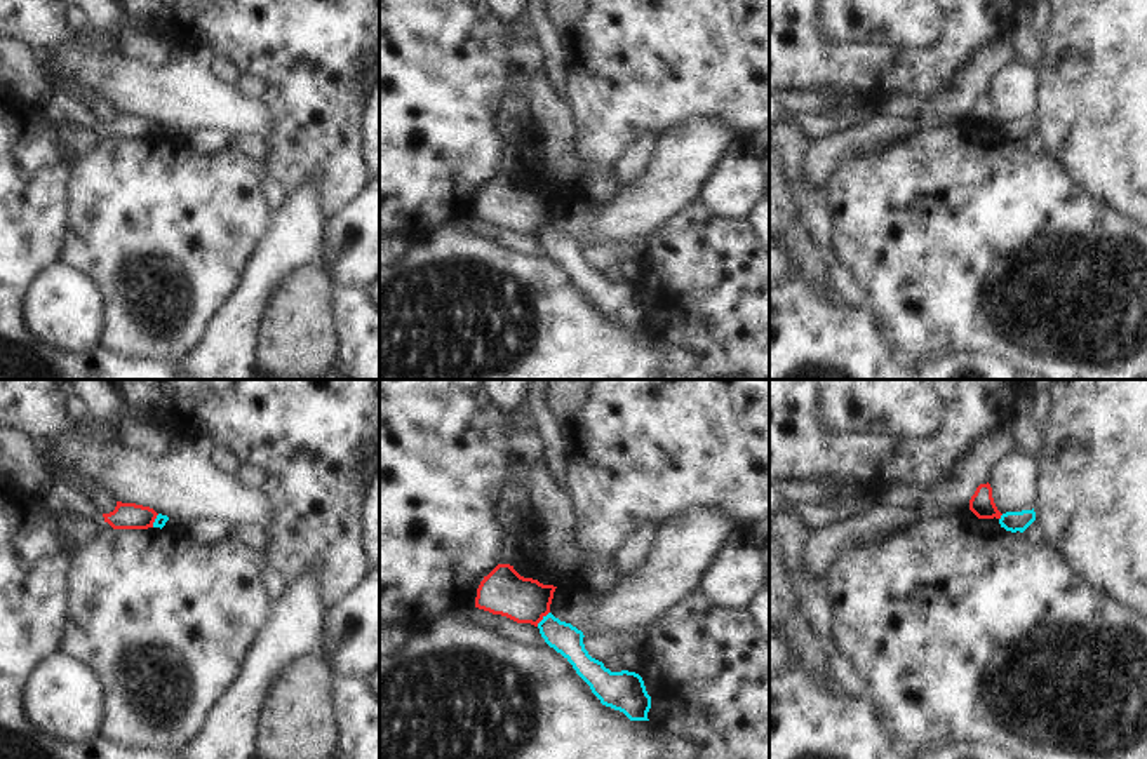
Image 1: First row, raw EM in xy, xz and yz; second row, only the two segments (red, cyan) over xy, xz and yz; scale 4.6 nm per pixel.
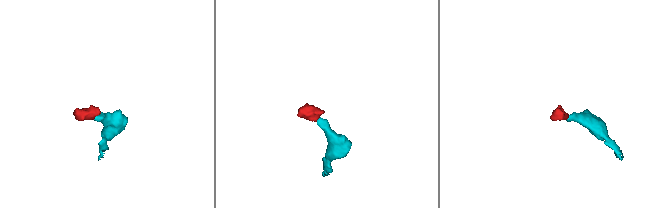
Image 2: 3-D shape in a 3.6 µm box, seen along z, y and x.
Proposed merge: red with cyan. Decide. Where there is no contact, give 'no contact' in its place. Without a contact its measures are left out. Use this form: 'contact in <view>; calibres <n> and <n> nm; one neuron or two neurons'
contact in xz; calibres 220 and 140 nm; two neurons

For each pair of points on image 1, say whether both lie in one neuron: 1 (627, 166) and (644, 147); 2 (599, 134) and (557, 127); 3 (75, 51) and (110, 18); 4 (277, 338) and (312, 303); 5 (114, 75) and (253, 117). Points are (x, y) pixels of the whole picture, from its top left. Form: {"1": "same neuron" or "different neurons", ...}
{"1": "same neuron", "2": "different neurons", "3": "different neurons", "4": "same neuron", "5": "same neuron"}

